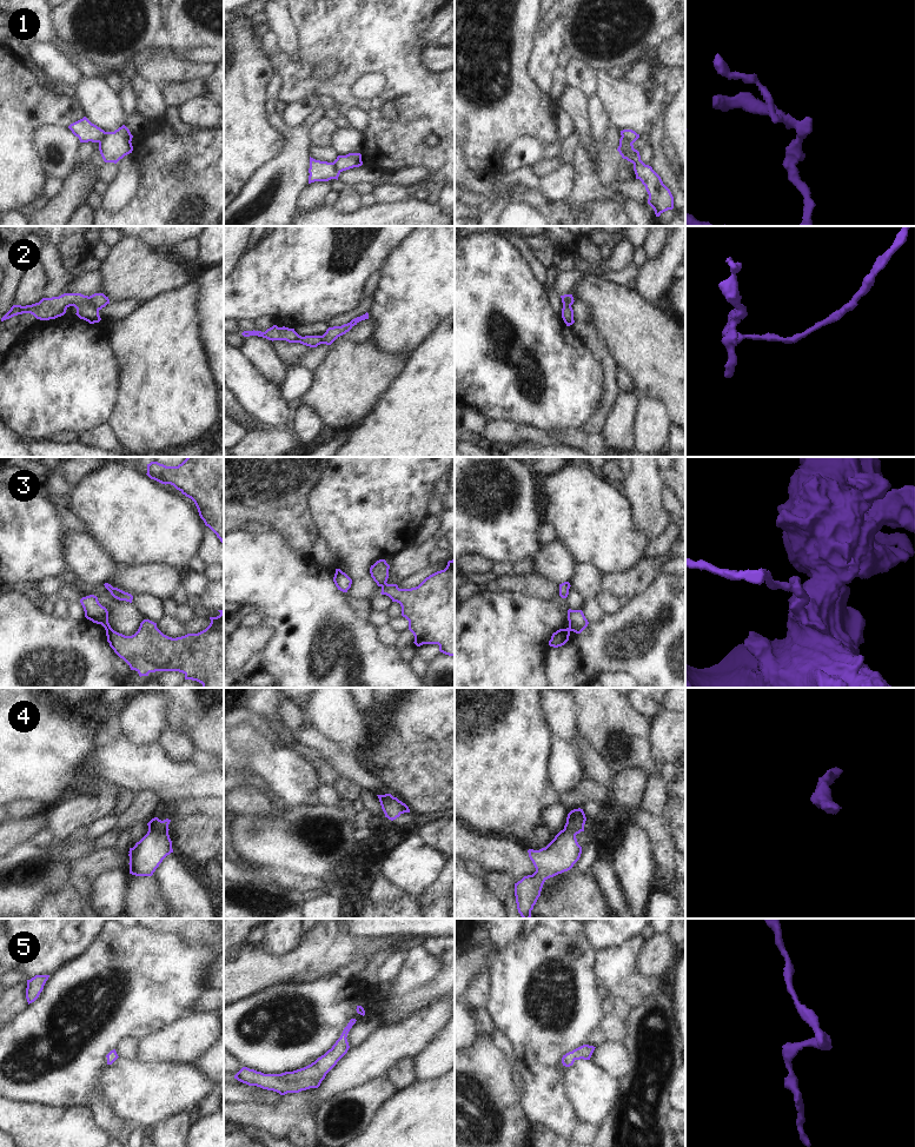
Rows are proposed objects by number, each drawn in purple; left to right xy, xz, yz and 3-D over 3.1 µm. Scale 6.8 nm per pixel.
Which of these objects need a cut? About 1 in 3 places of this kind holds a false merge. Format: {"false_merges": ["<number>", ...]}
{"false_merges": ["1", "2", "3"]}

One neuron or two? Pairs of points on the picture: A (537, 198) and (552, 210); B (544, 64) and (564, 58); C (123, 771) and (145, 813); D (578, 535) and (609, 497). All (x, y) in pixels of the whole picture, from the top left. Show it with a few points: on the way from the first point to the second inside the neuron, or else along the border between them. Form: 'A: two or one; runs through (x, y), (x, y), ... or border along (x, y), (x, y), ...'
A: one; runs through (541, 201), (549, 209)
B: two; border along (564, 46), (557, 65)
C: two; border along (134, 793), (151, 791), (160, 801)
D: one; runs through (588, 525), (592, 521), (592, 514), (599, 506)

